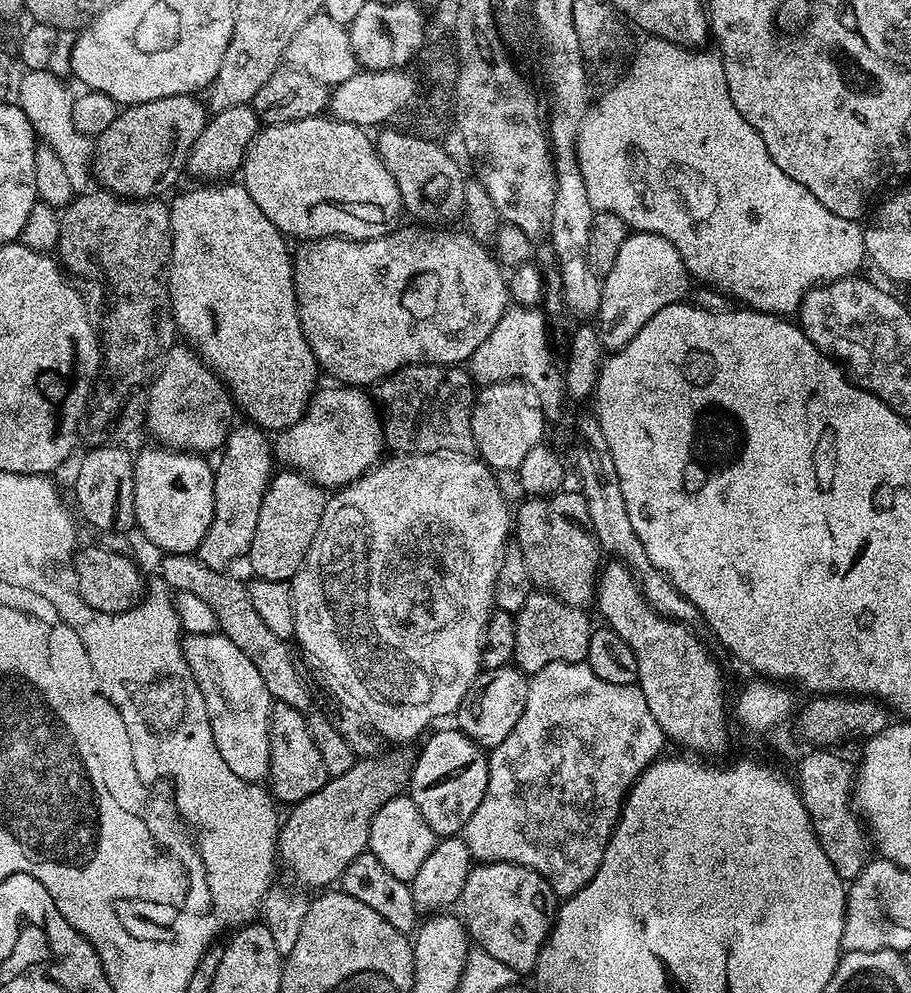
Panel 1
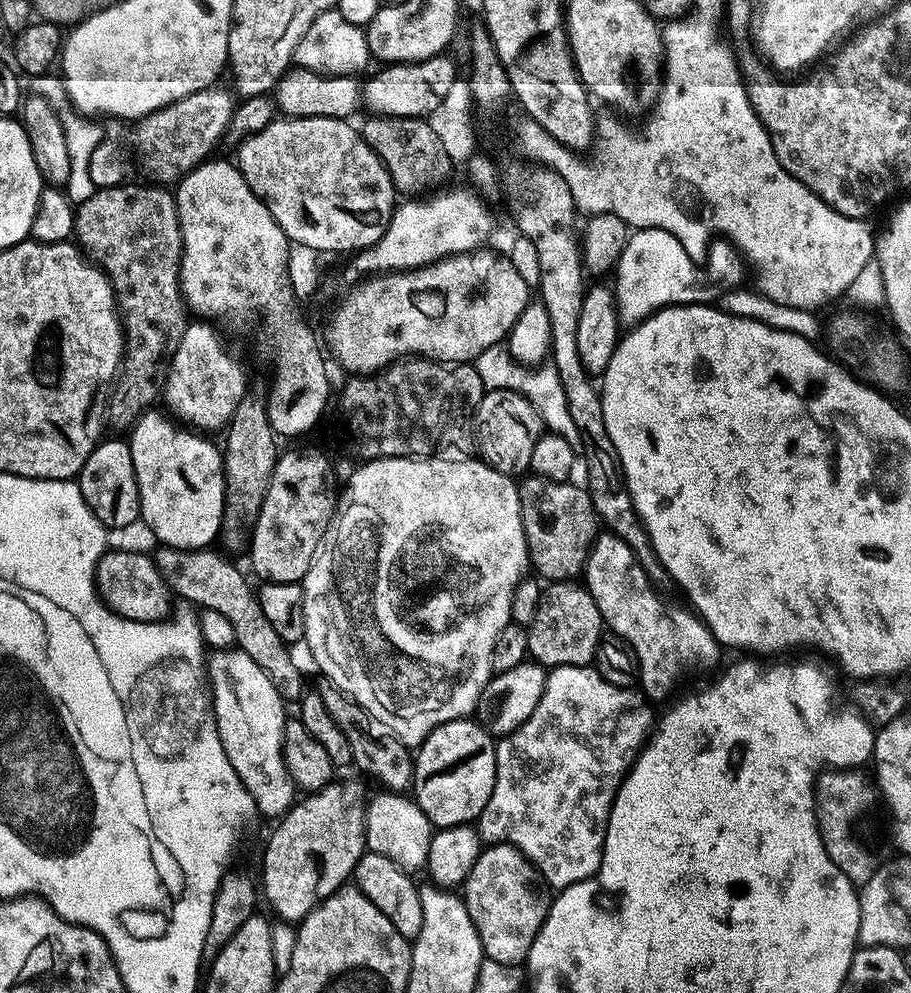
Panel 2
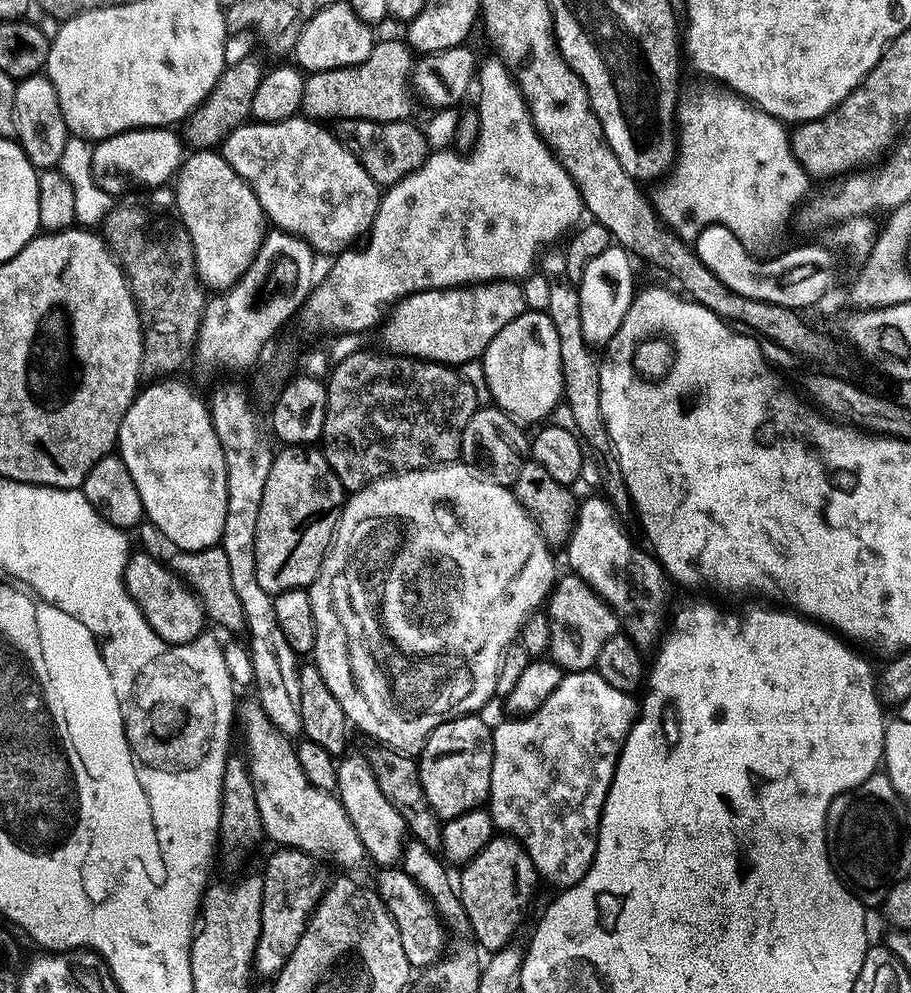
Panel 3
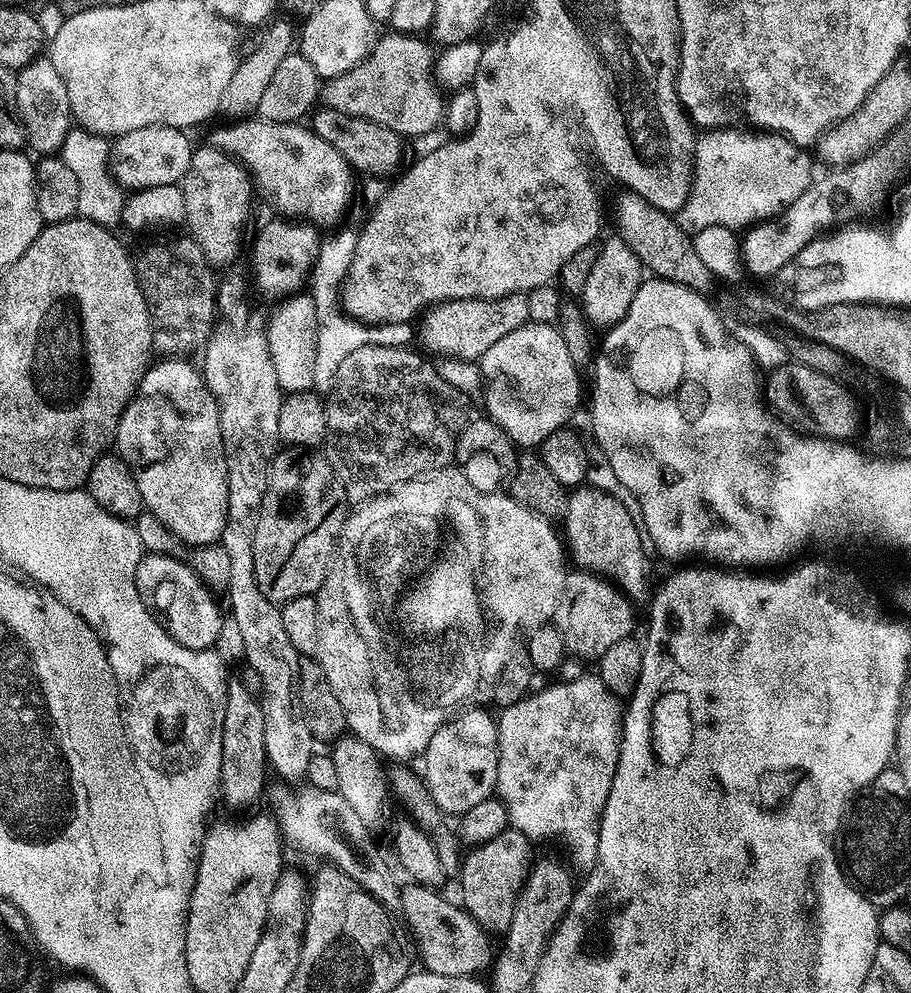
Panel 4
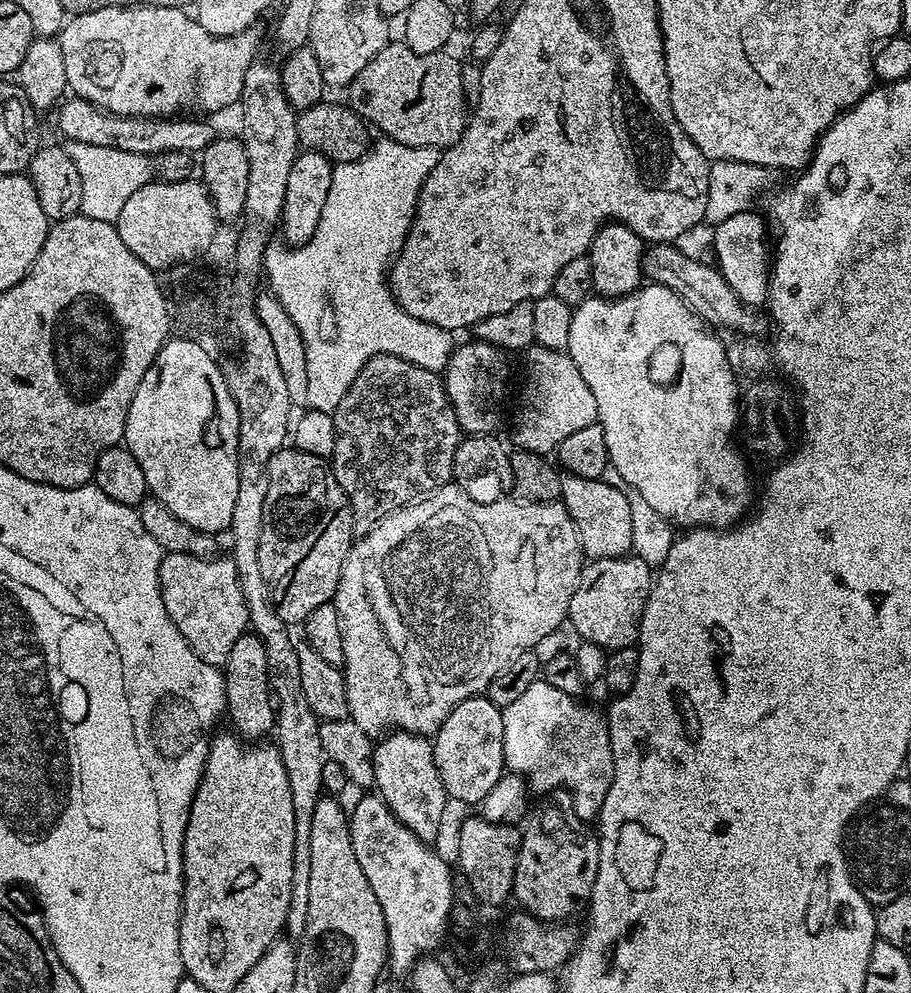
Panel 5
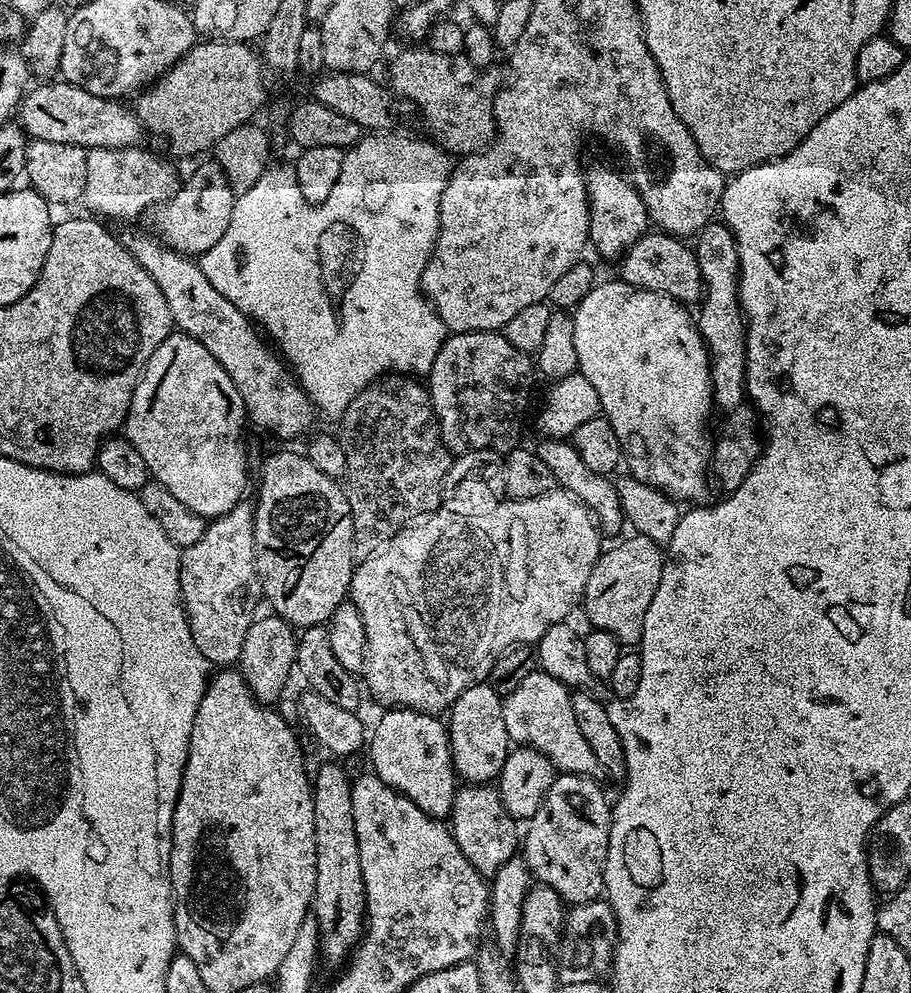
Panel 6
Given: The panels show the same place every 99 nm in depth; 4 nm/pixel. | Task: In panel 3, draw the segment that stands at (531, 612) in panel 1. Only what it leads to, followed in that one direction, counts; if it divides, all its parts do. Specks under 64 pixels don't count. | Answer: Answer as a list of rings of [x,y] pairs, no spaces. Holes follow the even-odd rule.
[[[561,575],[547,601],[546,611],[550,622],[550,659],[565,673],[586,672],[595,665],[602,646],[621,631],[614,610],[582,577]]]

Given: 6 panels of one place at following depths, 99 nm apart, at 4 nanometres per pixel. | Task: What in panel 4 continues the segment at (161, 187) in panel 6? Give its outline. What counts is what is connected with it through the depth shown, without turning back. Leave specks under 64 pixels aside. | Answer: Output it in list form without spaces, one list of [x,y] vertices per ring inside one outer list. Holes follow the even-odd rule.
[[[74,126],[66,134],[66,142],[62,142],[58,155],[66,162],[66,166],[70,166],[70,171],[78,178],[79,215],[95,224],[116,226],[121,223],[126,192],[112,176],[109,153],[110,144],[105,137]]]

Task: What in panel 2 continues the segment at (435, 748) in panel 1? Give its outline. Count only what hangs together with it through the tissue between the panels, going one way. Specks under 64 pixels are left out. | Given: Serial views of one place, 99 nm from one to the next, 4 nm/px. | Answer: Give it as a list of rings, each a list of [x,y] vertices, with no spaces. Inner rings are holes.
[[[475,719],[451,720],[438,726],[431,732],[414,756],[412,765],[411,795],[416,805],[426,814],[433,829],[449,828],[459,824],[472,824],[479,821],[486,802],[490,802],[490,794],[494,794],[496,781],[496,745],[492,732],[482,723],[475,724]]]

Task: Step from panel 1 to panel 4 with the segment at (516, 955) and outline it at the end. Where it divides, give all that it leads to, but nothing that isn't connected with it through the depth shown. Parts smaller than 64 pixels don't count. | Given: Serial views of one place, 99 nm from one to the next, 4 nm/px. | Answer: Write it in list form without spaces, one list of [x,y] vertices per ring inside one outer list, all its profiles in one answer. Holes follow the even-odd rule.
[[[509,830],[490,838],[490,842],[475,845],[472,852],[463,857],[458,883],[464,891],[463,907],[489,933],[503,934],[508,931],[514,918],[514,906],[520,897],[522,886],[528,877],[530,861],[534,853],[533,841],[526,834]]]

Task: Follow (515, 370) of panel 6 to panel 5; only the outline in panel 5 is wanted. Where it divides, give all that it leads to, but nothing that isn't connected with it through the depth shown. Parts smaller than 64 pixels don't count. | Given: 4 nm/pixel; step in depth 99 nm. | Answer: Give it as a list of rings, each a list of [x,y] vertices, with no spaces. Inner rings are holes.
[[[475,338],[469,340],[469,344],[457,343],[453,347],[448,365],[443,370],[442,379],[450,406],[460,423],[461,433],[487,436],[497,431],[495,428],[499,426],[500,419],[504,416],[504,395],[508,392],[508,364],[504,361],[505,353],[495,348],[493,344]]]

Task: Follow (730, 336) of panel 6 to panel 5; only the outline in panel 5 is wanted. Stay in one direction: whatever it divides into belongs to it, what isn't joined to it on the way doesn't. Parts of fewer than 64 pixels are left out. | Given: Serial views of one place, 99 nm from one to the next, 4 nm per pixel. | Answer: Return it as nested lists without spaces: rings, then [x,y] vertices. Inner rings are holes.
[[[746,210],[731,215],[730,218],[713,225],[712,248],[716,256],[716,267],[730,288],[738,294],[744,304],[755,308],[763,307],[768,299],[768,286],[771,280],[770,273],[770,244],[766,242],[767,221],[755,213]]]

